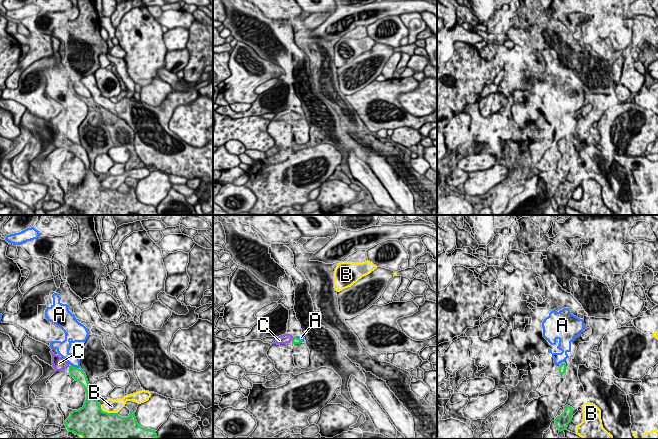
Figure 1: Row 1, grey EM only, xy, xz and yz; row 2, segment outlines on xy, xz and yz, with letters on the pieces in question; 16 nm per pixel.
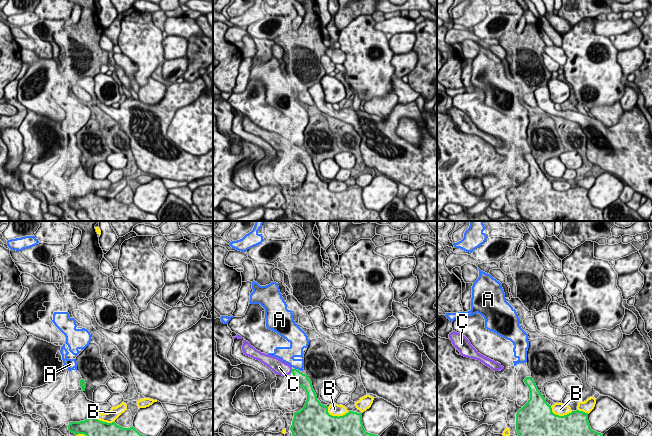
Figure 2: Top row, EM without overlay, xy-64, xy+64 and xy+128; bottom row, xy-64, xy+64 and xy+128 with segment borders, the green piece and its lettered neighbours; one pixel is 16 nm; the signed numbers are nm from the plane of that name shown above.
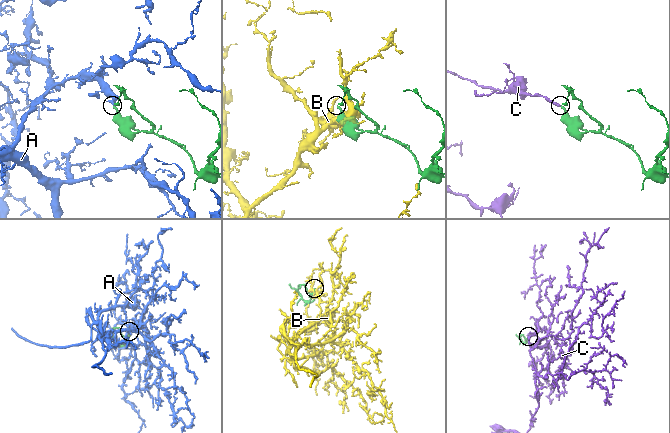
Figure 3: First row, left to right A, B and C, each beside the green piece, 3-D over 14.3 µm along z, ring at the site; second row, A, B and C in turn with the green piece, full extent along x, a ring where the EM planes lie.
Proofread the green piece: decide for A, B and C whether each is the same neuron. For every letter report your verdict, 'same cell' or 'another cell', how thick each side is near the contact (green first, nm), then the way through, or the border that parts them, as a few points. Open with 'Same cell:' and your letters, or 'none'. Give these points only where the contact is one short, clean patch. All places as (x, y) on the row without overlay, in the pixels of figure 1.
Same cell: C
A: another cell | 190/190 nm
B: another cell | 500/220 nm
C: same cell | 120/160 nm

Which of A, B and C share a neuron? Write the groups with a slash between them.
A / B / C

